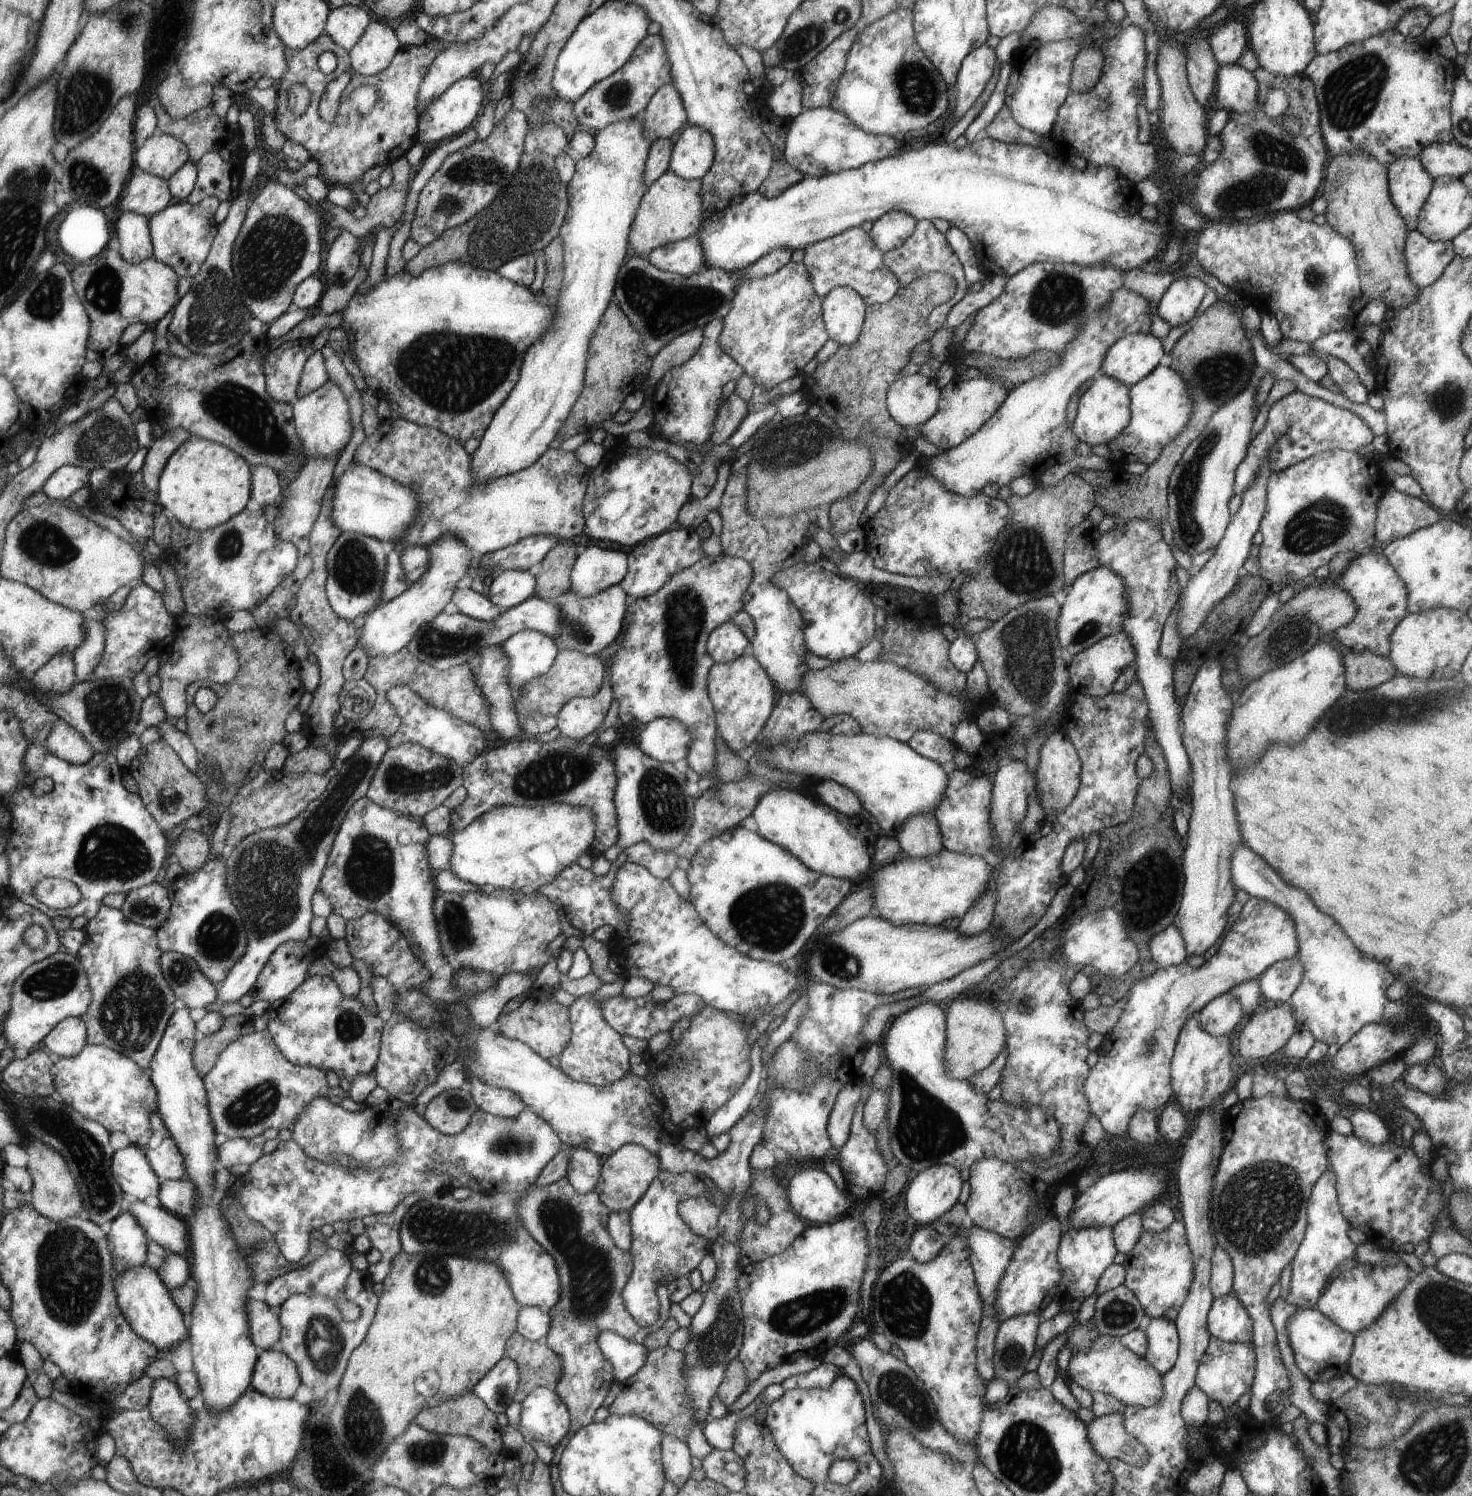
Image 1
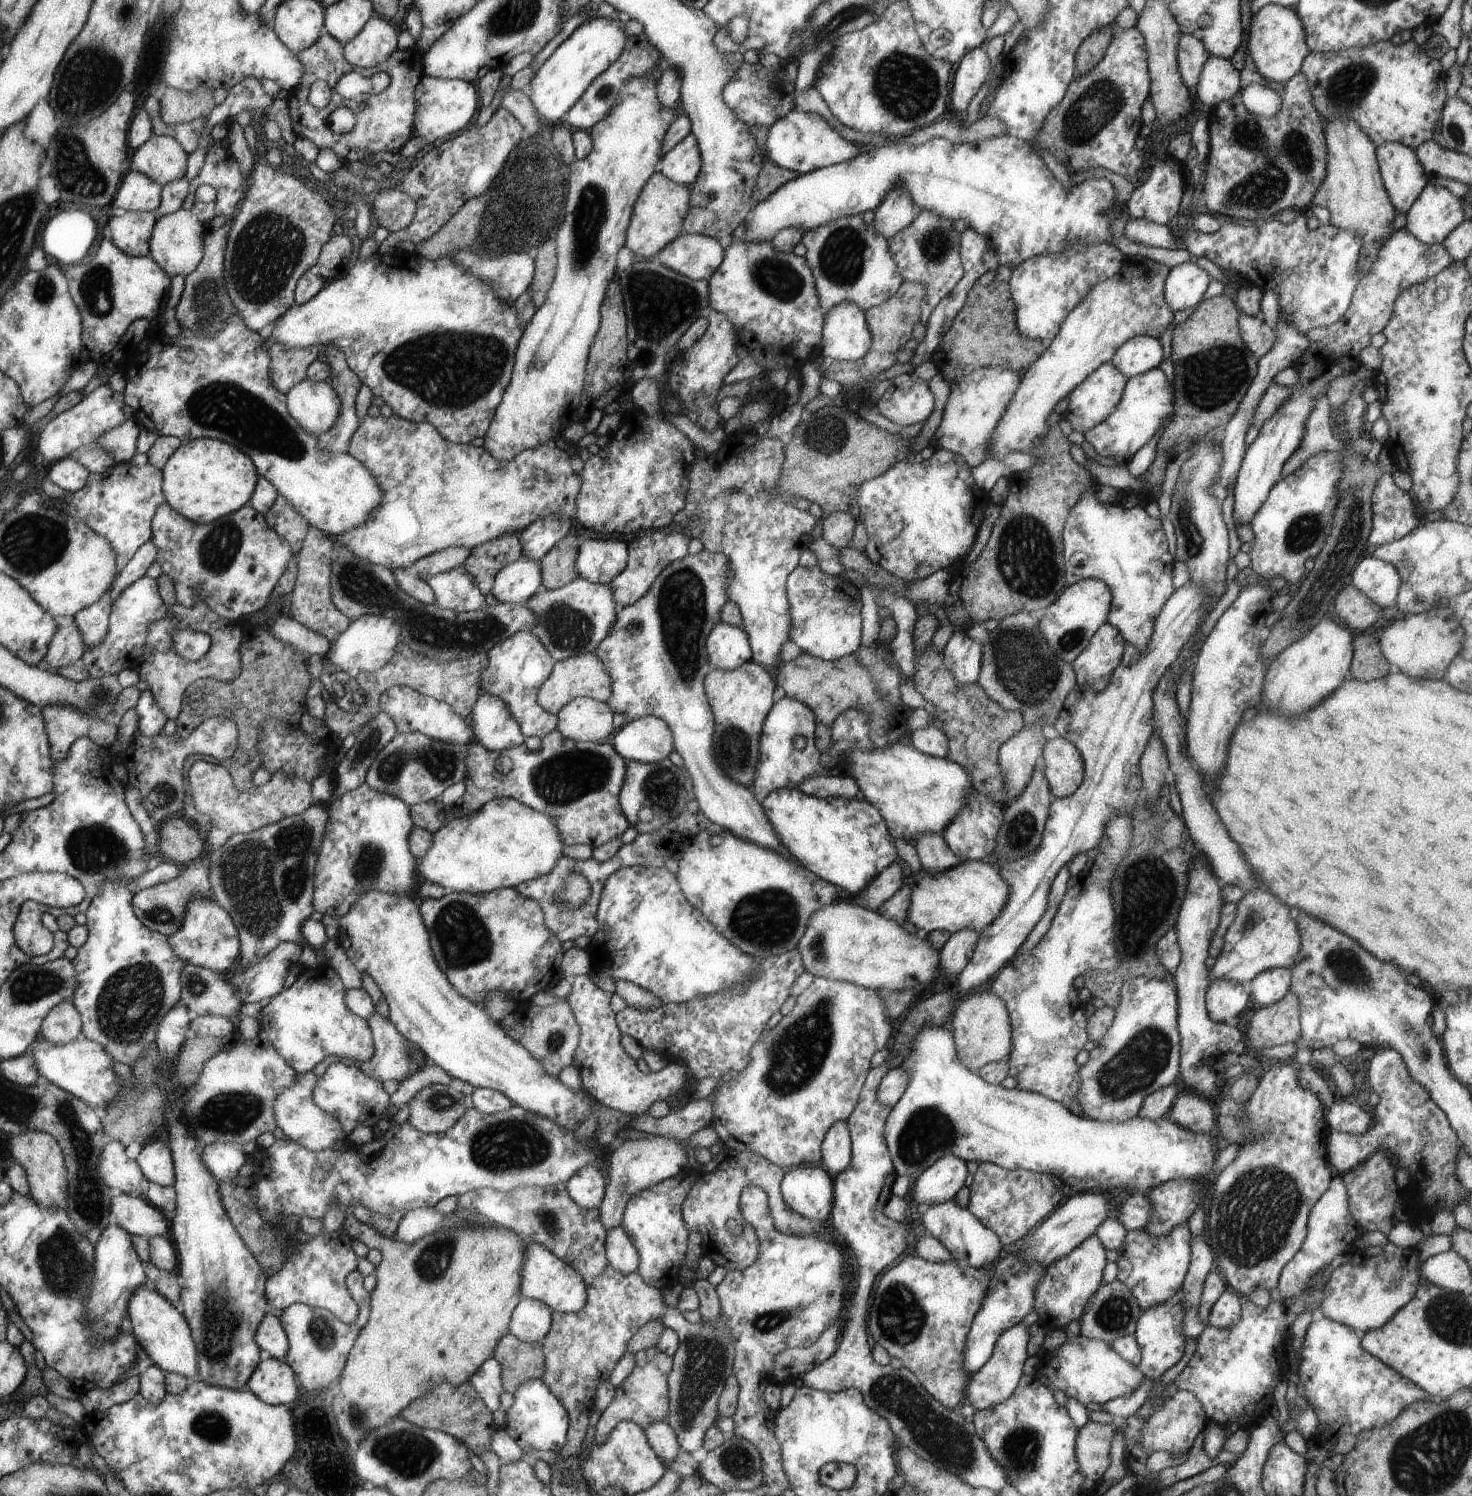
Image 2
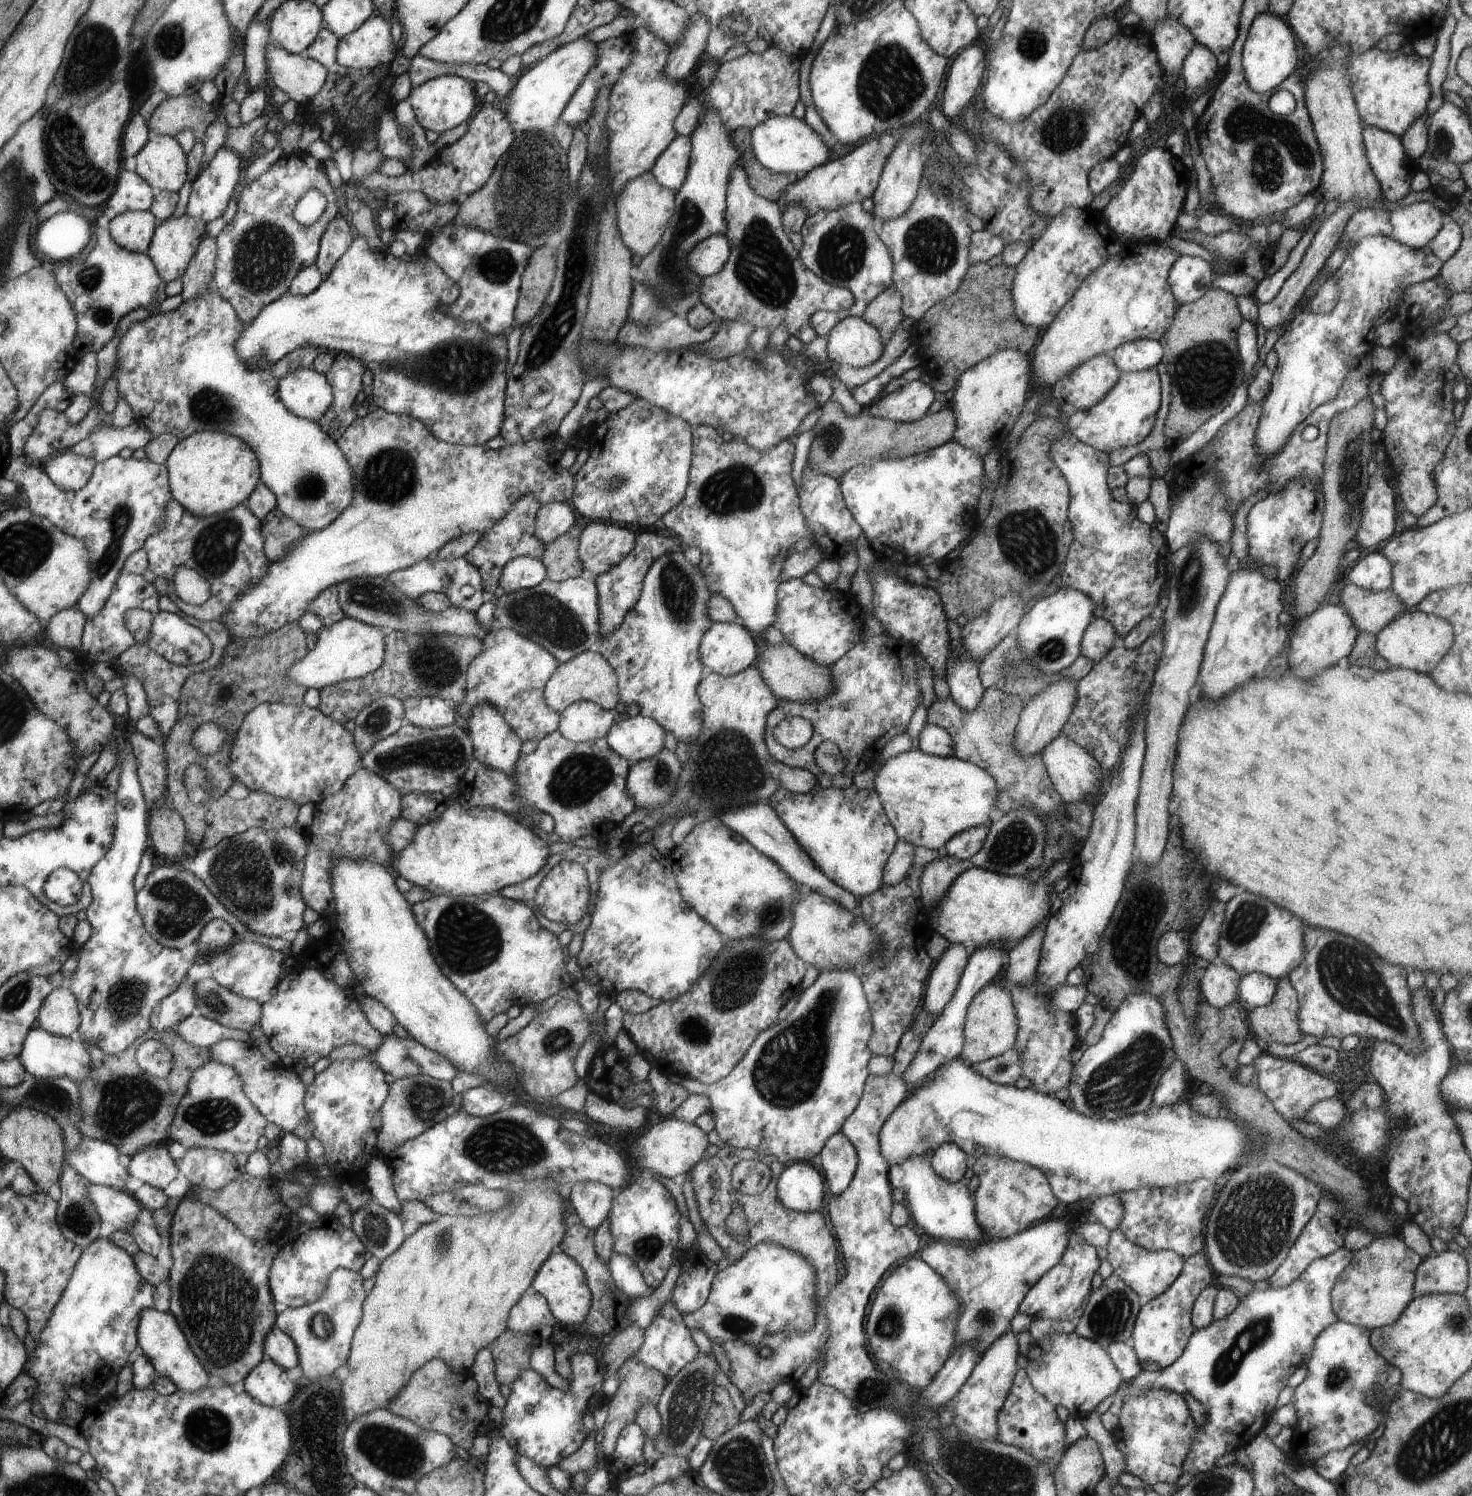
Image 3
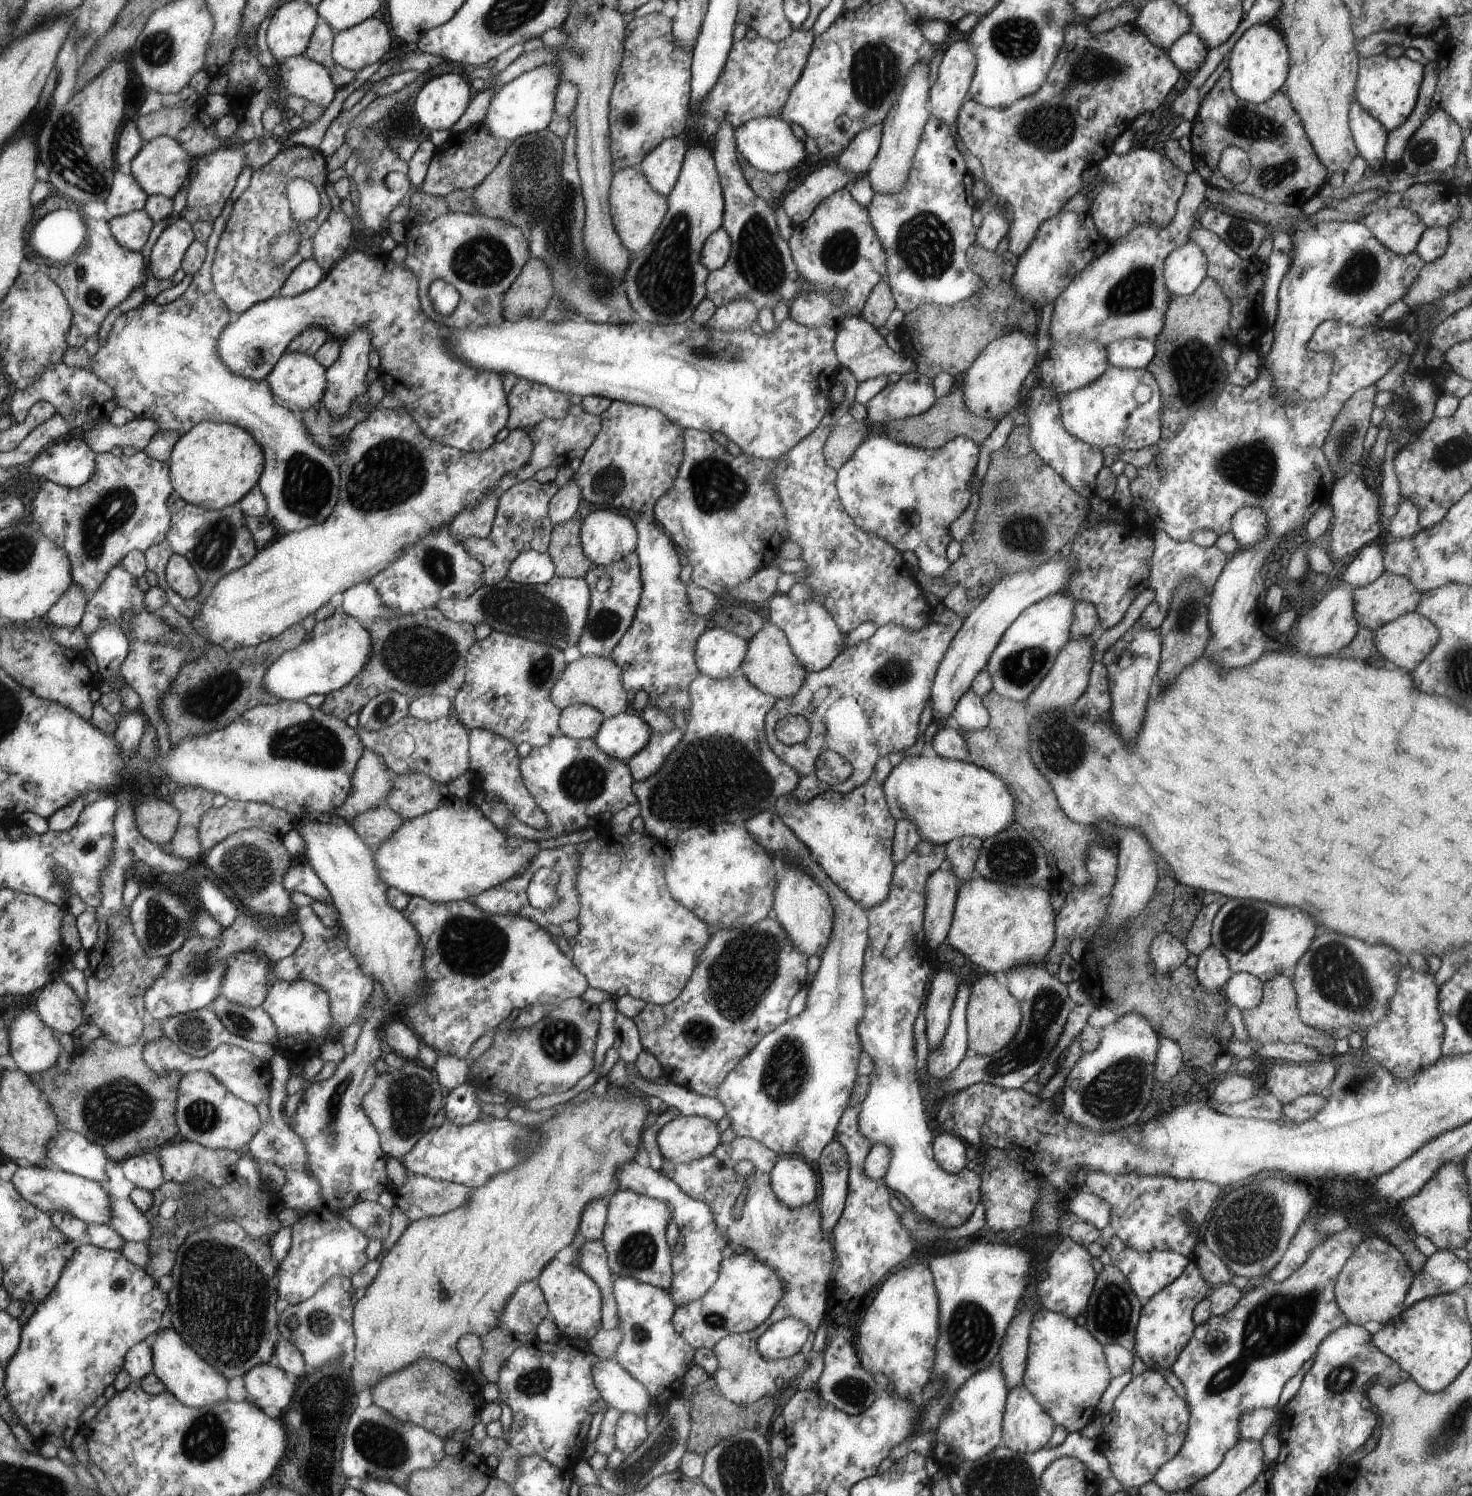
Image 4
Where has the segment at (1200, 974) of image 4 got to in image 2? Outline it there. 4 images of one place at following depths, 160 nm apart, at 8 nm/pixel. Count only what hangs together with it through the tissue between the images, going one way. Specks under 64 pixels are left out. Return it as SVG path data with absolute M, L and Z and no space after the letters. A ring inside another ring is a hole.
M1212 979L1205 994L1208 1016L1215 1023L1237 1024L1238 1016L1248 1006L1250 998L1240 983Z

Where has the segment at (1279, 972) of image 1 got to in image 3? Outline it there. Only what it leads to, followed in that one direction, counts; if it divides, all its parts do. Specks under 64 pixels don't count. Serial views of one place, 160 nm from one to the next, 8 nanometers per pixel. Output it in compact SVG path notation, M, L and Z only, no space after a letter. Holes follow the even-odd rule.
M1250 973L1241 977L1239 998L1252 1009L1266 1006L1272 1002L1279 979L1262 973Z

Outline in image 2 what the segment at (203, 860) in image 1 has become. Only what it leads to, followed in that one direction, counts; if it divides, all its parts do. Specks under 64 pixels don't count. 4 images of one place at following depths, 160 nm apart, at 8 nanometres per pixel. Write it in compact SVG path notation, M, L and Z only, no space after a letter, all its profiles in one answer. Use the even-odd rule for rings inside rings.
M180 818L166 819L158 827L160 854L164 860L186 867L206 853L206 842L200 838L196 828Z

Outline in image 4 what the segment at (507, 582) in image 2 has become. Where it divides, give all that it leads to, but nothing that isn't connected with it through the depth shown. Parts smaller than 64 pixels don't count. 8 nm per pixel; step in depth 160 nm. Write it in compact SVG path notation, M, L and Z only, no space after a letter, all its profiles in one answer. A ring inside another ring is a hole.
M524 551L514 559L507 579L523 585L537 585L548 582L556 574L551 556L536 551Z

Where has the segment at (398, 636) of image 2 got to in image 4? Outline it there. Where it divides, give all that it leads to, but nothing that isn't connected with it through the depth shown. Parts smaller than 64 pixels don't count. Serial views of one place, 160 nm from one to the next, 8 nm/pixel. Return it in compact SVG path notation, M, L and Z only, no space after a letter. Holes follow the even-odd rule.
M336 610L332 616L318 621L313 630L310 633L308 632L306 640L300 643L298 647L285 652L280 660L271 664L267 668L266 675L264 675L263 683L266 689L279 696L281 700L300 701L310 695L325 696L339 688L346 687L367 666L372 654L374 654L374 641L371 633L368 632L367 626L356 620L356 617L351 617L341 610Z

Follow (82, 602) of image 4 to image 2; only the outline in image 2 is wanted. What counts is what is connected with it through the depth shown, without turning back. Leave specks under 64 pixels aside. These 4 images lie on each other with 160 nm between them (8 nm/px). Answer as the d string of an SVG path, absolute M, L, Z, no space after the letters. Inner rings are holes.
M57 616L59 631L47 650L46 664L54 670L78 662L87 651L83 636L79 631L75 617Z

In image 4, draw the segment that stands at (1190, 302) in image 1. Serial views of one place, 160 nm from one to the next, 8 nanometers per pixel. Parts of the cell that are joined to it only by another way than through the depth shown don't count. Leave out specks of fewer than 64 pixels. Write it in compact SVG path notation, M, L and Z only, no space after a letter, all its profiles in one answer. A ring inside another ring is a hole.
M1190 238L1180 248L1174 249L1164 261L1163 279L1168 292L1173 295L1192 294L1207 277L1207 258L1202 249Z

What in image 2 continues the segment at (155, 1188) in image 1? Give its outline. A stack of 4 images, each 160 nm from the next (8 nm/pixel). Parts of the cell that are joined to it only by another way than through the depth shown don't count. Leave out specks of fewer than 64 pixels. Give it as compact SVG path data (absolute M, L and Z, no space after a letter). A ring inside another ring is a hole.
M107 1140L99 1158L100 1178L114 1191L129 1194L136 1186L147 1179L138 1161L130 1159L125 1145Z

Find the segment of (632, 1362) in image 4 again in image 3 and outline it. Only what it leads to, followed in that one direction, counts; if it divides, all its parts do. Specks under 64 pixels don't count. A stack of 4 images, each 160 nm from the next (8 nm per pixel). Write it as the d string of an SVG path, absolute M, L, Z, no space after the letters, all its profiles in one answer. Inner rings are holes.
M613 1250L607 1267L611 1271L612 1280L618 1286L621 1296L636 1300L651 1294L652 1289L643 1279L642 1270L629 1256ZM671 1300L666 1301L657 1316L650 1318L650 1324L644 1329L644 1344L634 1356L649 1367L660 1371L668 1379L678 1374L699 1352L683 1315Z

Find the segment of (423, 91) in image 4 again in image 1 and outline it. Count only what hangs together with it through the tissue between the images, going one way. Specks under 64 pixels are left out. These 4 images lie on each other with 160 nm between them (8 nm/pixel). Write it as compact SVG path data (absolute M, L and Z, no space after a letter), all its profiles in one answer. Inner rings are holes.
M474 74L455 81L446 92L420 111L418 142L425 145L432 144L432 142L440 142L442 138L452 138L464 133L464 128L468 128L478 118L484 98L486 94L482 90L482 82L474 78Z

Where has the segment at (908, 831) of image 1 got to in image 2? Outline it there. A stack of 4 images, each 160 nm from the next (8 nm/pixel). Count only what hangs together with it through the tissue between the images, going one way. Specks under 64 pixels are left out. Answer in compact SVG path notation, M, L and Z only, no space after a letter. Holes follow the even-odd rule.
M924 833L913 844L916 848L922 869L931 875L940 871L947 871L962 862L946 844L940 833Z

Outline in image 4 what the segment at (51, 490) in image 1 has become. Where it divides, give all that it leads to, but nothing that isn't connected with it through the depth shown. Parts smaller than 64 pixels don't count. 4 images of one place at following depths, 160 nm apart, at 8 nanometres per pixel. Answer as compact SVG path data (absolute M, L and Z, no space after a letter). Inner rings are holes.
M82 439L62 440L41 450L27 469L41 480L73 489L82 486L94 474L95 456Z

